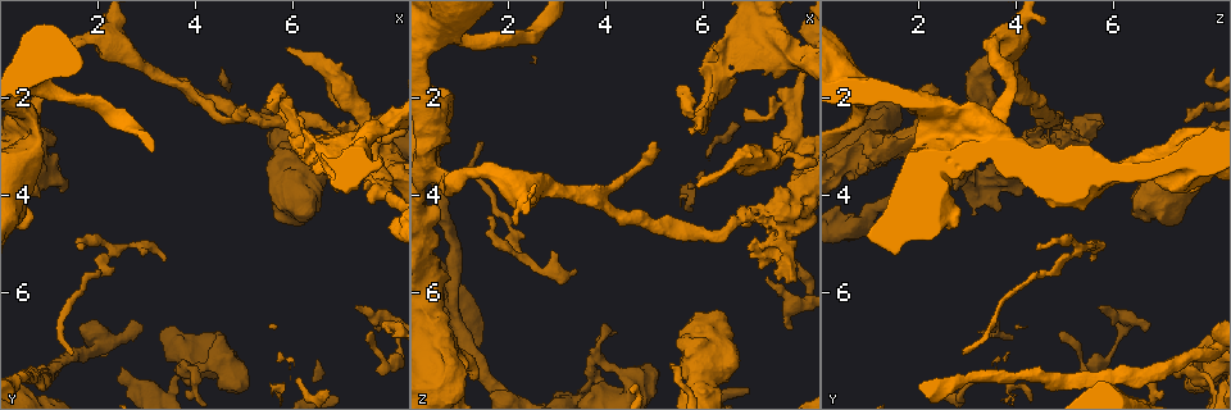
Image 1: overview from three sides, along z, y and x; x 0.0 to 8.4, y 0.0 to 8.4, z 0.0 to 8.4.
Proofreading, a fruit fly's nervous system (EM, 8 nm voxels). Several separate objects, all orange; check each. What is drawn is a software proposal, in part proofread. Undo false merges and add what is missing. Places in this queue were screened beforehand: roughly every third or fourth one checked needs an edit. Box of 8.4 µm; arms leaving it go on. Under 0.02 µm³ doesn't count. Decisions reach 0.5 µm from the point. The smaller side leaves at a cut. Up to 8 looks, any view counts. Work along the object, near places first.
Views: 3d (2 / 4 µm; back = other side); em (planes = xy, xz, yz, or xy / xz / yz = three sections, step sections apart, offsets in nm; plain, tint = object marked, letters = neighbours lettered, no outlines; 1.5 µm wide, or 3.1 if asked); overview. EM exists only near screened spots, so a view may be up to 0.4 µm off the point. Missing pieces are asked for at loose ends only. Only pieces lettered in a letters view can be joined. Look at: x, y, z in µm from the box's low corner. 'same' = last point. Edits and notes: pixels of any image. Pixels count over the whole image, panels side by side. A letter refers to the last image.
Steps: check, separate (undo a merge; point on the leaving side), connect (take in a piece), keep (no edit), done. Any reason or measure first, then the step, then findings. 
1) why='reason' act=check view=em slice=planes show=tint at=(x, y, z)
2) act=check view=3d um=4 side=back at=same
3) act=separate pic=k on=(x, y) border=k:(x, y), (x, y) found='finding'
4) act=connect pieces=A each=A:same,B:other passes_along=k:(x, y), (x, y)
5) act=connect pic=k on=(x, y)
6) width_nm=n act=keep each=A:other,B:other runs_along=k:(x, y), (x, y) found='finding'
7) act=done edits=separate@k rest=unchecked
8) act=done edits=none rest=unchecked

why='an open end' act=check view=em slice=planes show=letters at=(1.60, 5.10, 4.45)

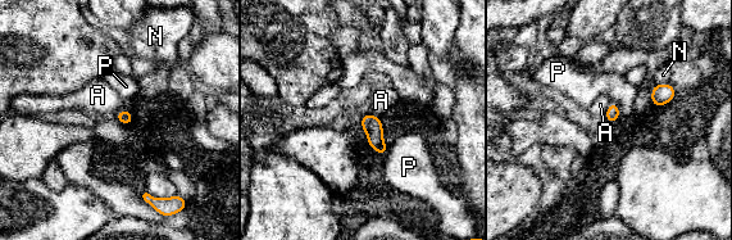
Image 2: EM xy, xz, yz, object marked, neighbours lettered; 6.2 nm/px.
width_nm=80 act=keep each=A:other,N:other,P:other border=2:(114, 114), (128, 111), (133, 116) found='no lettered piece goes on from it'

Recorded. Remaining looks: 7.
why='thick turns thin' act=check view=3d um=4 at=(3.80, 7.70, 7.95)

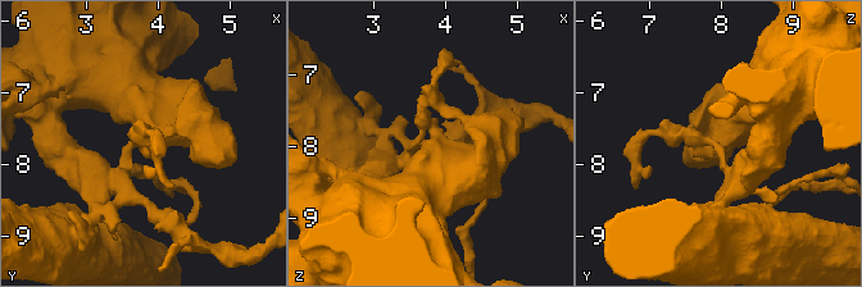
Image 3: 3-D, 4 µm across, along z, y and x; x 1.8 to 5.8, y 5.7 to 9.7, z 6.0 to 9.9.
arms=3 arm_widths_nm=190,220,700 why='shape alone is not enough' act=check view=em slice=xy step=4 show=letters at=(3.75, 7.70, 7.90)

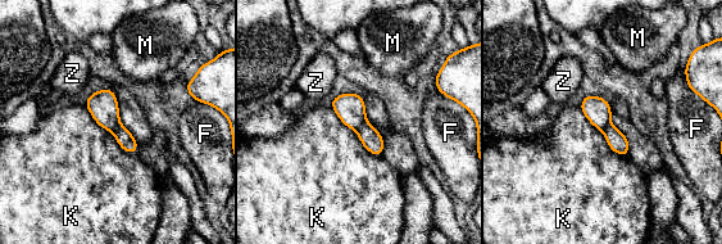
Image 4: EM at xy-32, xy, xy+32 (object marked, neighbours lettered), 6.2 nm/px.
act=separate pic=4 on=(350, 108) each=F:other,K:other,M:other,Z:other border=4:(366, 121), (357, 131) found='two neurons meet here'

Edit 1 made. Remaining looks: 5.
why='four or more arms meet' act=check view=em slice=planes show=tint at=(7.90, 3.55, 2.95)

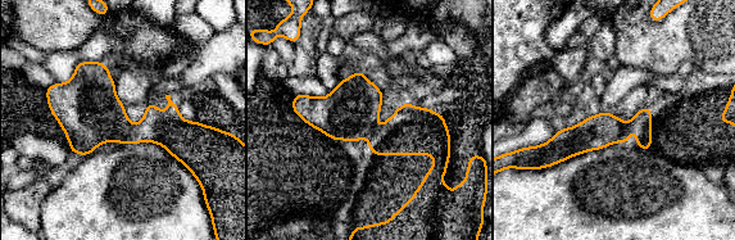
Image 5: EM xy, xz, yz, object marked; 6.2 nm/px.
why='see the neighbours' act=check view=em slice=planes show=letters at=same

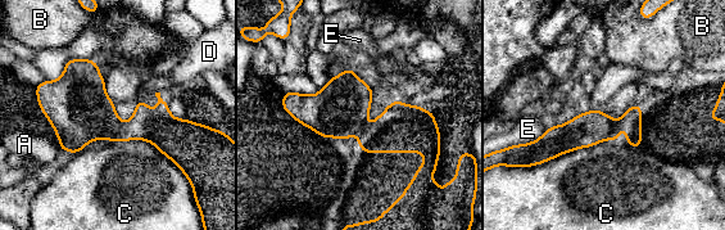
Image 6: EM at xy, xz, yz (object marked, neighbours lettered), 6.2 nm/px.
act=keep each=A:other,B:other,C:other,D:other,E:other found='continuous, no second neuron'

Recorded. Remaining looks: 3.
why='an open end' act=check view=em slice=planes show=letters at=(7.80, 2.35, 5.70)

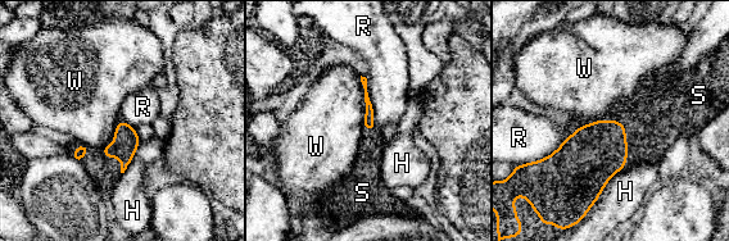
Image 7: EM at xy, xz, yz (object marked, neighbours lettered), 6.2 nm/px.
act=connect pieces=S each=H:other,R:other,S:same,W:other passes_along=7:(593, 153), (625, 131), (661, 114) found='the neuron continues'

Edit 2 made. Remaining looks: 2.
act=done edits=separate@4,connect@7 rest=unchecked

